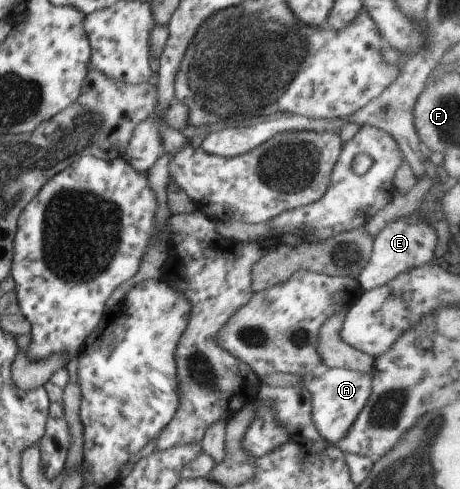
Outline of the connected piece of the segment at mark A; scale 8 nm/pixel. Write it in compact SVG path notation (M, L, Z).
M322 368L304 387L311 399L311 420L329 444L341 439L352 425L358 412L365 406L371 392L371 374L368 371L347 370L344 368Z

